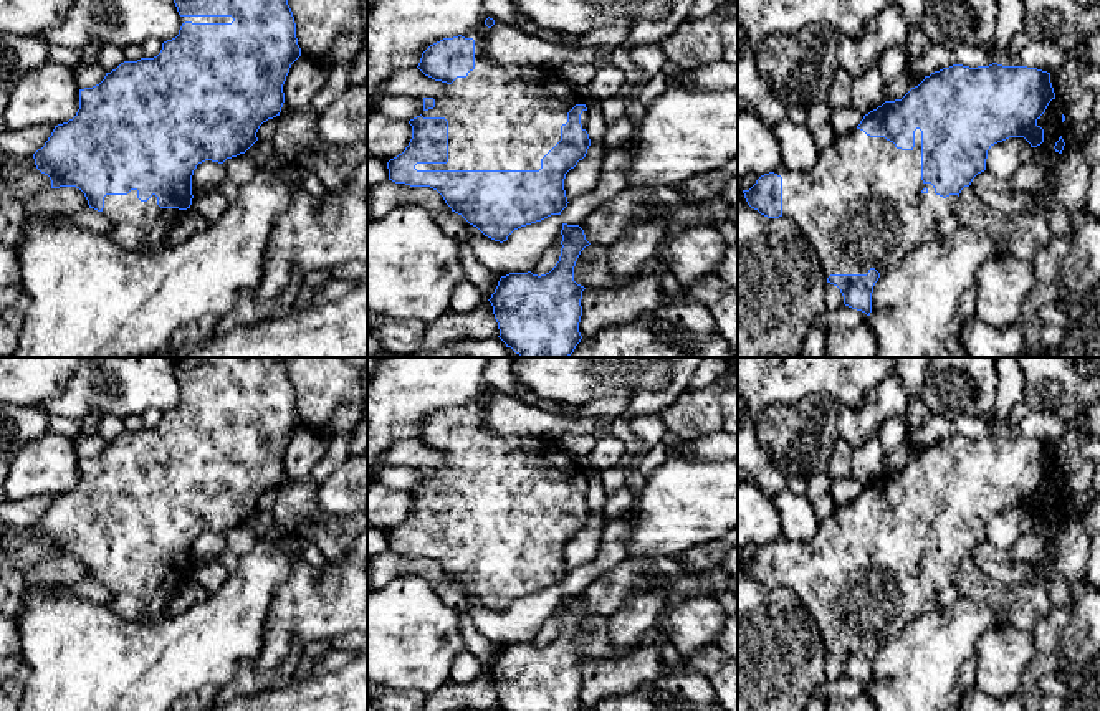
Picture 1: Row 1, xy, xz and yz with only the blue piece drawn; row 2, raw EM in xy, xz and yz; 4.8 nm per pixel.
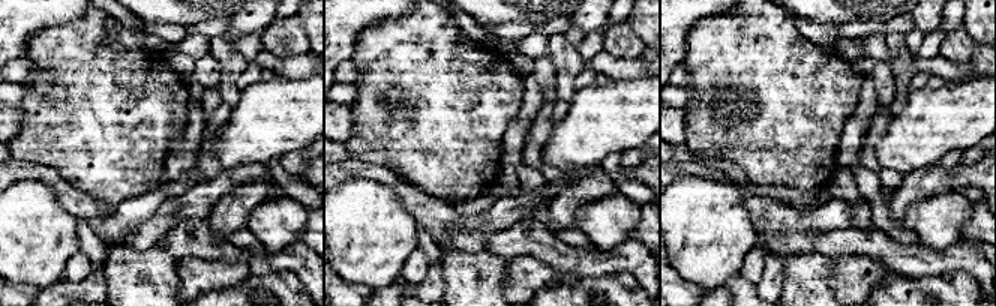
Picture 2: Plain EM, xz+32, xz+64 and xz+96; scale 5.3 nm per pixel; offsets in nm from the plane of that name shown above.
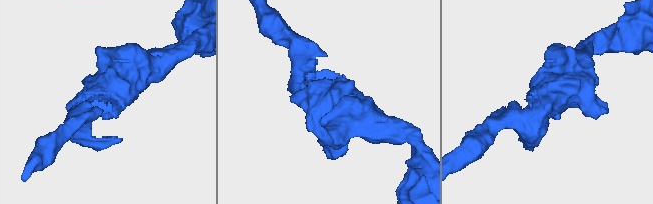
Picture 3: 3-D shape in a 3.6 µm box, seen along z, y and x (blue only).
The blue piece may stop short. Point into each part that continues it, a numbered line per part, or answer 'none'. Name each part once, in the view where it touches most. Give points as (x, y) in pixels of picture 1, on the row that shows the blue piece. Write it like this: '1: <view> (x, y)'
1: xz (502, 116)

